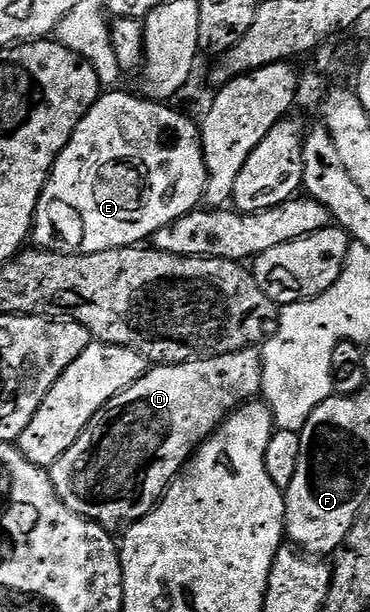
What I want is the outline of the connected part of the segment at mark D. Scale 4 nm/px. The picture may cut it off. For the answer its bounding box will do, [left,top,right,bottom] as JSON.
[49,348,263,532]

